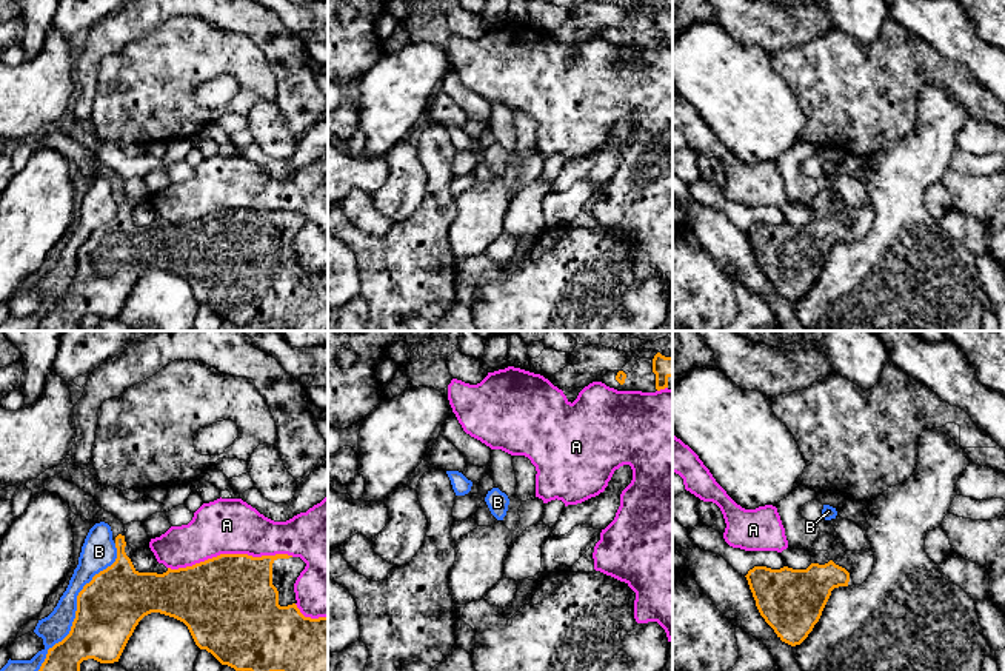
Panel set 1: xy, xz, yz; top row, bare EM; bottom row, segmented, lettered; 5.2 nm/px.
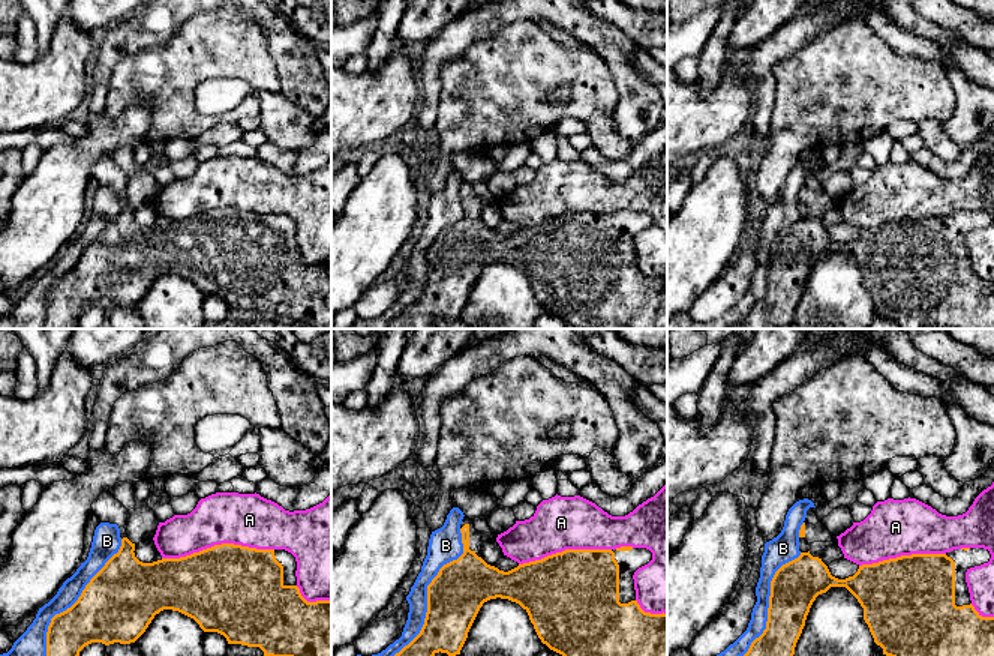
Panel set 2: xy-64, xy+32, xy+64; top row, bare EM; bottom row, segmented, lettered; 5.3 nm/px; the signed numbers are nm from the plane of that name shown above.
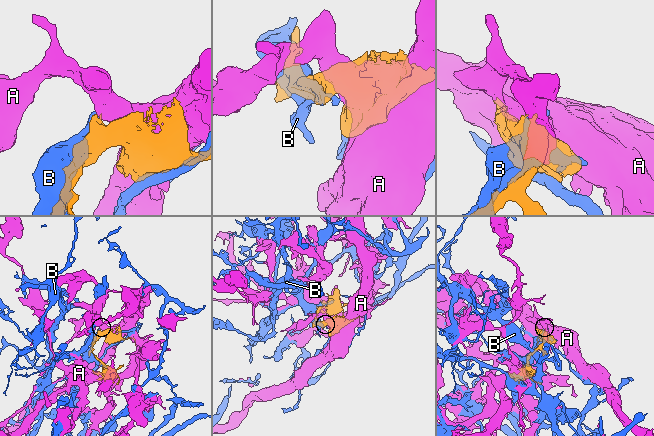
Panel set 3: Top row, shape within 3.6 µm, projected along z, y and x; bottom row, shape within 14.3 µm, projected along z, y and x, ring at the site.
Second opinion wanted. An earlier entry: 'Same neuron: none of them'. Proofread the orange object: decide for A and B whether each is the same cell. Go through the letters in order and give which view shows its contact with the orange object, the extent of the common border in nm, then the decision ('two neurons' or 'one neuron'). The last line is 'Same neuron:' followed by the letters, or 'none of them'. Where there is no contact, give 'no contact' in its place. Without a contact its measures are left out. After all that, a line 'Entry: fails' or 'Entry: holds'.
A: contact in xy; length 650 nm; two neurons
B: contact in xy; length 800 nm; two neurons
Same neuron: none of them
Entry: holds

